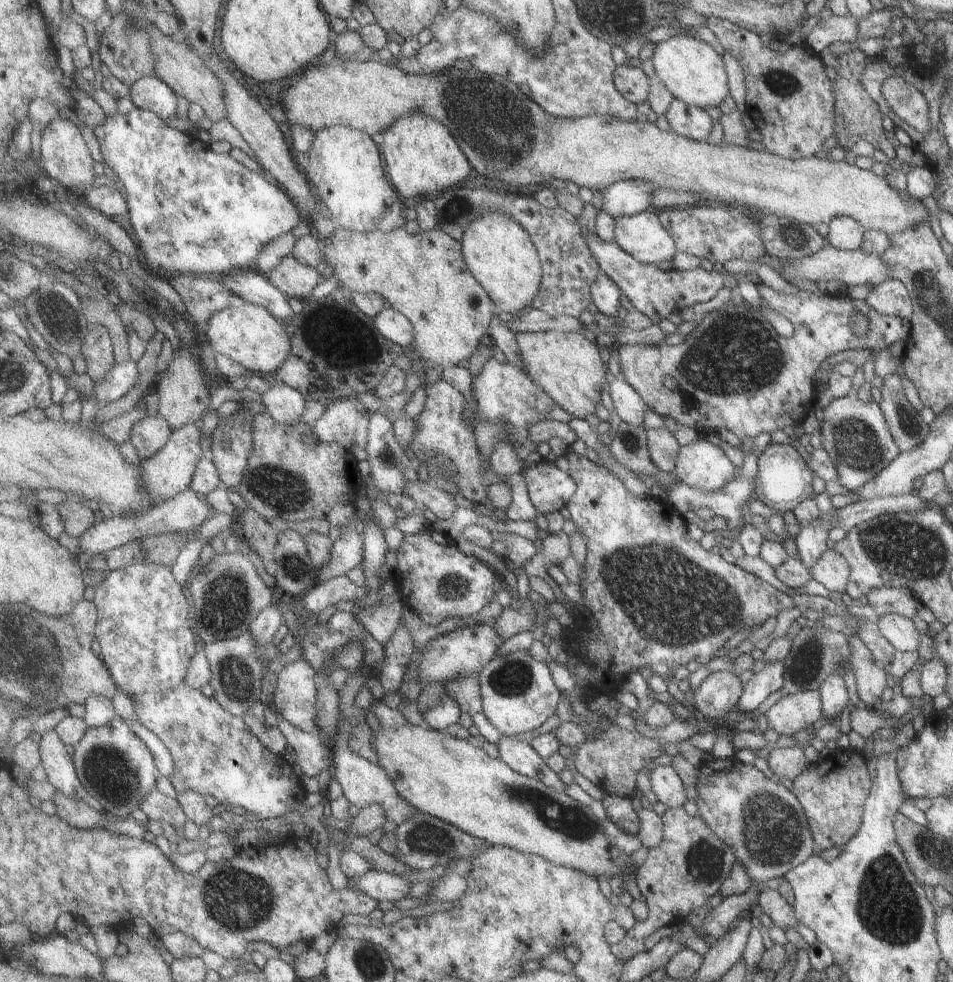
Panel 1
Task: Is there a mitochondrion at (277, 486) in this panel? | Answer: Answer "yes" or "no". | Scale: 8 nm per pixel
yes

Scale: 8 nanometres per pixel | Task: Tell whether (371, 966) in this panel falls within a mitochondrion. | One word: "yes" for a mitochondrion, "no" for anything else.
yes

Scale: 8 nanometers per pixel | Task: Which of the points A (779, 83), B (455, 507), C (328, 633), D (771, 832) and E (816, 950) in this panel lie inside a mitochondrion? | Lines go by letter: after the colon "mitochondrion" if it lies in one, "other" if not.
A: mitochondrion
B: other
C: other
D: mitochondrion
E: other

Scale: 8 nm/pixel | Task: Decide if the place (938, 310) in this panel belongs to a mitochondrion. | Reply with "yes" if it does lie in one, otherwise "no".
yes

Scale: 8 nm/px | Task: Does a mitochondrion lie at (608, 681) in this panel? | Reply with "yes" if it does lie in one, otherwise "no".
no

